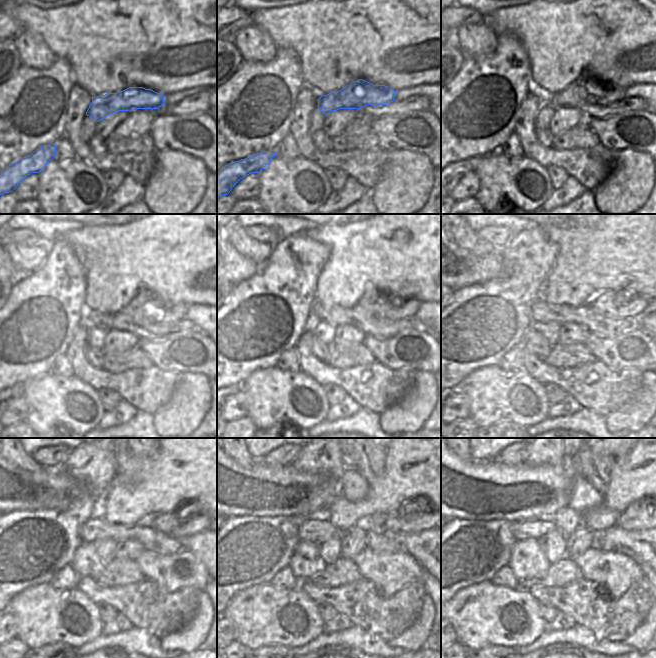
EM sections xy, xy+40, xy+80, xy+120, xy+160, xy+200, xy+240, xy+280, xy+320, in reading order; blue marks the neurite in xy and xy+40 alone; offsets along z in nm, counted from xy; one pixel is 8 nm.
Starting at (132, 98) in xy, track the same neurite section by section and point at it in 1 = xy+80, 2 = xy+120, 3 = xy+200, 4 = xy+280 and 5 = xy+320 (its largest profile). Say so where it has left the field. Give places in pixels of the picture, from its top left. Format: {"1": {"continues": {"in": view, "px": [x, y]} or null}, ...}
{"1": {"continues": {"in": "xy+80", "px": [586, 90]}}, "2": {"continues": {"in": "xy+120", "px": [147, 311]}}, "3": {"continues": {"in": "xy+200", "px": [607, 303]}}, "4": {"continues": {"in": "xy+280", "px": [397, 522]}}, "5": {"continues": {"in": "xy+320", "px": [637, 517]}}}

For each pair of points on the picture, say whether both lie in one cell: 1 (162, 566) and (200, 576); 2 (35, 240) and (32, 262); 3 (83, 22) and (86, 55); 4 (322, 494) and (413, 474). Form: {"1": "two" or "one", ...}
{"1": "one", "2": "two", "3": "one", "4": "two"}

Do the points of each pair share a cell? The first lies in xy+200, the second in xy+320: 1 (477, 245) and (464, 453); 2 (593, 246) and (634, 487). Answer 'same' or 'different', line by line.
1: same
2: same

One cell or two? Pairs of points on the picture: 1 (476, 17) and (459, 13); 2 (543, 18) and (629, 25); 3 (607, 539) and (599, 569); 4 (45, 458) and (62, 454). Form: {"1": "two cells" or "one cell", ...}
{"1": "one cell", "2": "one cell", "3": "two cells", "4": "one cell"}

